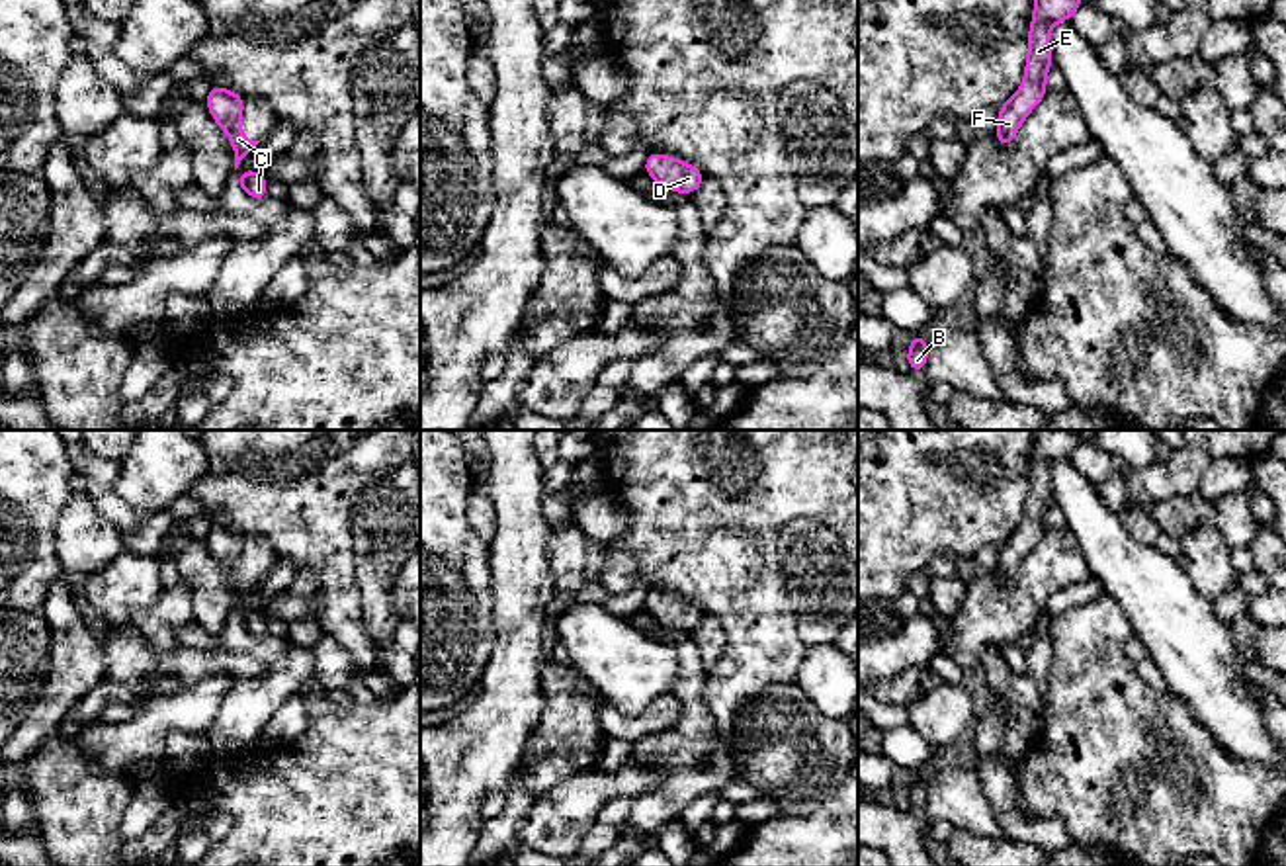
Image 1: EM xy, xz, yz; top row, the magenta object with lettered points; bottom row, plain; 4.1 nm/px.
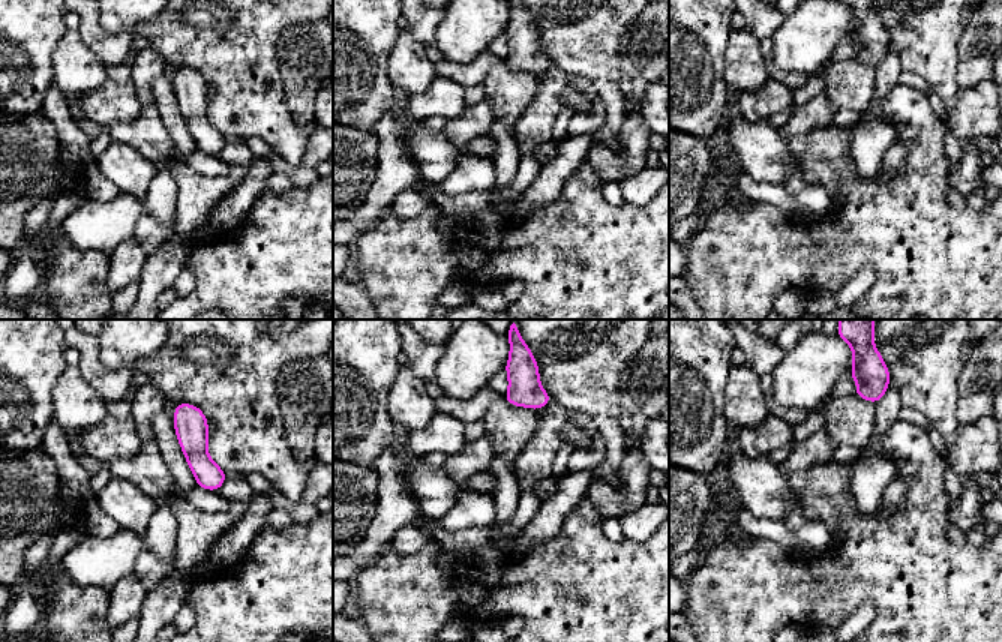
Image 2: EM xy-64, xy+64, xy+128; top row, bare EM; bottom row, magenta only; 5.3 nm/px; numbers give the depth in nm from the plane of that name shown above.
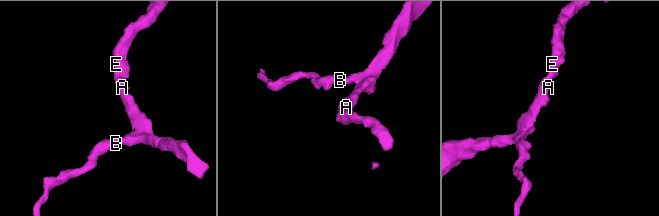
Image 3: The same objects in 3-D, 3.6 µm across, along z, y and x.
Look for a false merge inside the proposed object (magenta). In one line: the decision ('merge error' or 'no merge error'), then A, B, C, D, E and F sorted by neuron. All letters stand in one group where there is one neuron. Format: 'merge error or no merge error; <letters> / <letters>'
no merge error; A B C D E F

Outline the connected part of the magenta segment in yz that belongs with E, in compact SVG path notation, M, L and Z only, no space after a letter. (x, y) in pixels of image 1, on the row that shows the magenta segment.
M1034 0L1032 25L1028 33L1028 61L1020 90L999 108L995 137L1003 147L1010 147L1020 123L1032 108L1048 94L1046 74L1053 65L1050 55L1050 31L1057 22L1069 22L1083 0Z

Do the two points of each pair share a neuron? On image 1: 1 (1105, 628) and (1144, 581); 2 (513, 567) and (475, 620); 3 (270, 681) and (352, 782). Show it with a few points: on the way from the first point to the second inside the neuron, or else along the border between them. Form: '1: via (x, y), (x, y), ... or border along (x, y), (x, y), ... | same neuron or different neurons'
1: border along (1105, 591), (1118, 605), (1134, 632) | different neurons
2: border along (489, 550), (493, 642) | different neurons
3: border along (313, 675), (298, 691) | different neurons

